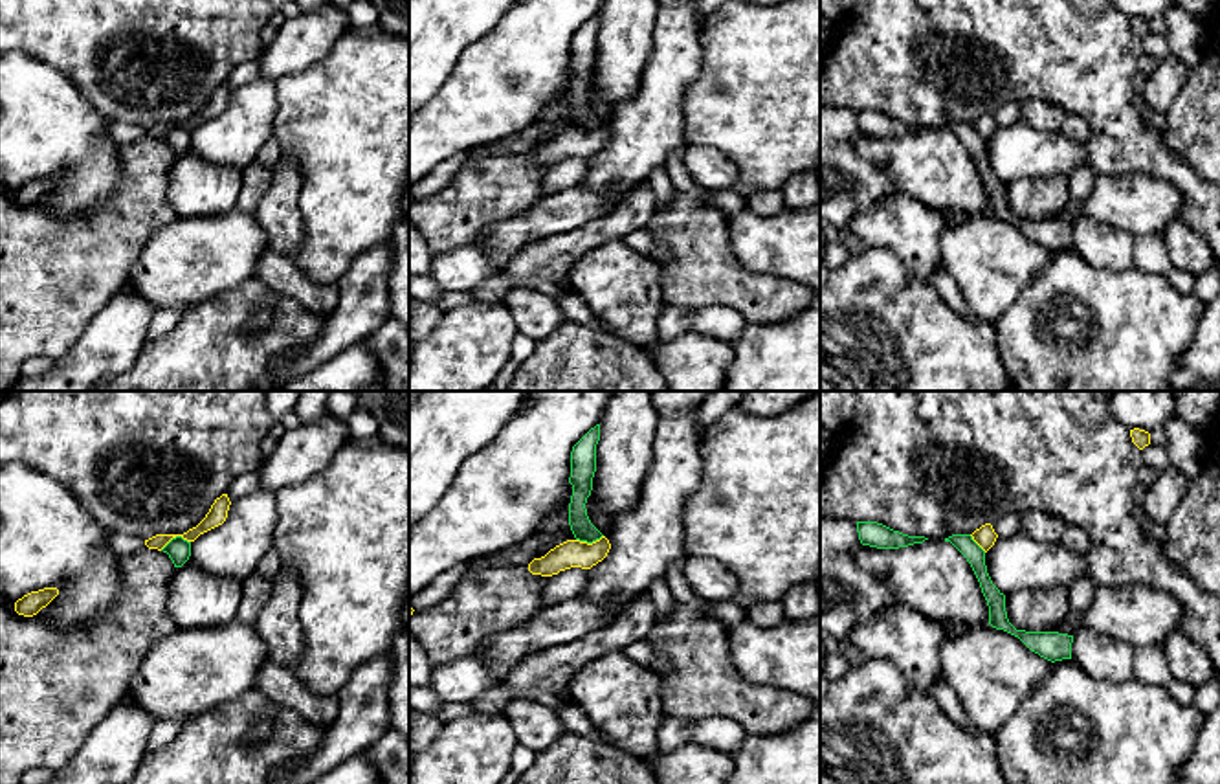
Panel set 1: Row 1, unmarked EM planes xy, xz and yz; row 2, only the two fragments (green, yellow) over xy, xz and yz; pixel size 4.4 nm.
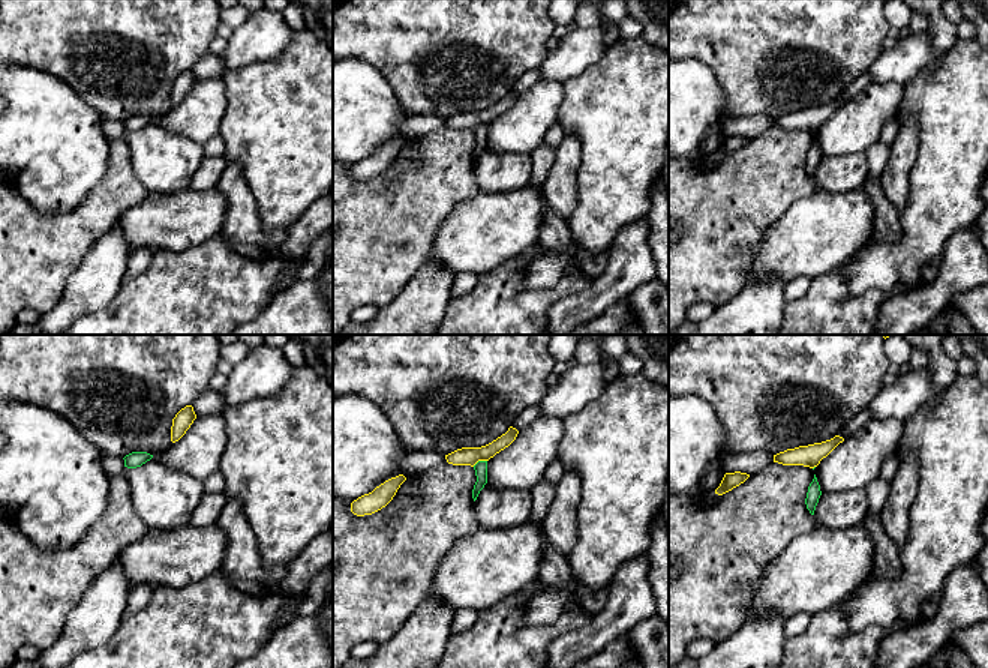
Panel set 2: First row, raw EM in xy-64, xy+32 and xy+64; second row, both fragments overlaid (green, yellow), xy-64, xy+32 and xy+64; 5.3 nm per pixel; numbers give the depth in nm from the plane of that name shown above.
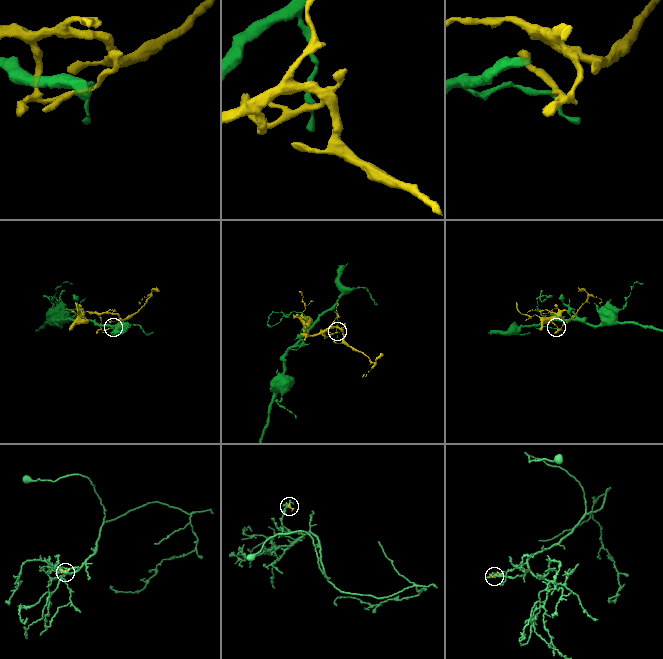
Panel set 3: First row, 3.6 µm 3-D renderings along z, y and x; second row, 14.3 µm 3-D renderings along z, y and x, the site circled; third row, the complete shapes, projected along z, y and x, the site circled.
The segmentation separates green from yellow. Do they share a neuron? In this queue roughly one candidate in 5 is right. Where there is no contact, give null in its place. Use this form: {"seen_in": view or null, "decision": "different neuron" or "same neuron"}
{"seen_in": "xy", "decision": "different neuron"}

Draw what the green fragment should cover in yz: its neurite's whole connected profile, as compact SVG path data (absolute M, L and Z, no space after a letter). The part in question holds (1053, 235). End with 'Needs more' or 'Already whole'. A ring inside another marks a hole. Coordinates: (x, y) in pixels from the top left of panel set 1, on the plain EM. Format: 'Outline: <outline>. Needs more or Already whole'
Outline: M952 123L945 127L950 130L970 152L982 182L989 195L989 213L996 218L1004 218L1015 226L1018 226L1031 241L1040 246L1055 252L1062 248L1071 248L1071 231L1073 224L1059 222L1059 220L1026 220L1016 218L1005 200L1005 184L993 173L987 154L985 154L985 140L972 129L970 123Z. Already whole

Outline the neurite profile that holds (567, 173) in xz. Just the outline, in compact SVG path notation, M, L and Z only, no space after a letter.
M571 156L552 163L543 180L545 195L561 193L576 187L591 169L591 160L582 156Z

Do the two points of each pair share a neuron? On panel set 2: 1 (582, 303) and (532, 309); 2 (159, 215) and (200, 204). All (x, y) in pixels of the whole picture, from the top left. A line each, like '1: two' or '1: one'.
1: two
2: one

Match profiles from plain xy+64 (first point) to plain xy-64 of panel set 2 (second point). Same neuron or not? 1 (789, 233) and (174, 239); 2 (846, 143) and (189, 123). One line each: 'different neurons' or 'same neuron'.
1: same neuron
2: same neuron

